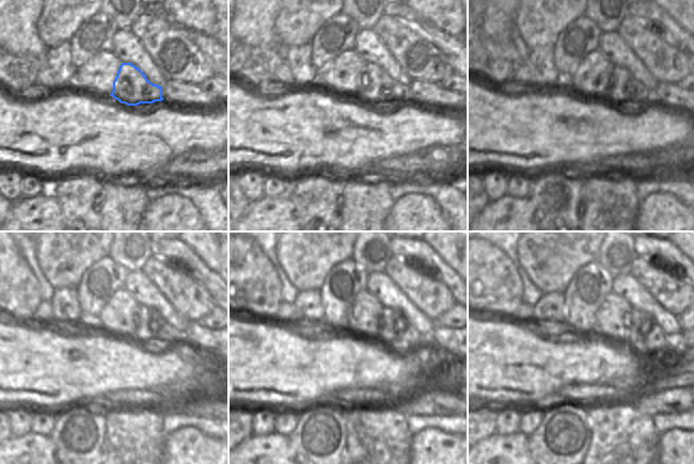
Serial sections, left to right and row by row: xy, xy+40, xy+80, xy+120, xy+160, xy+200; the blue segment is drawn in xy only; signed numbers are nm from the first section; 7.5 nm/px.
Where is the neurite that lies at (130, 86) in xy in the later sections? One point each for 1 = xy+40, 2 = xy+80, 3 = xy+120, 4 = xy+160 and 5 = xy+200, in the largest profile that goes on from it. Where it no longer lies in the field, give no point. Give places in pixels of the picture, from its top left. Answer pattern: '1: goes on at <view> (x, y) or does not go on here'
1: goes on at xy+40 (377, 86)
2: goes on at xy+80 (624, 88)
3: goes on at xy+120 (147, 323)
4: goes on at xy+160 (390, 321)
5: goes on at xy+200 (660, 342)

